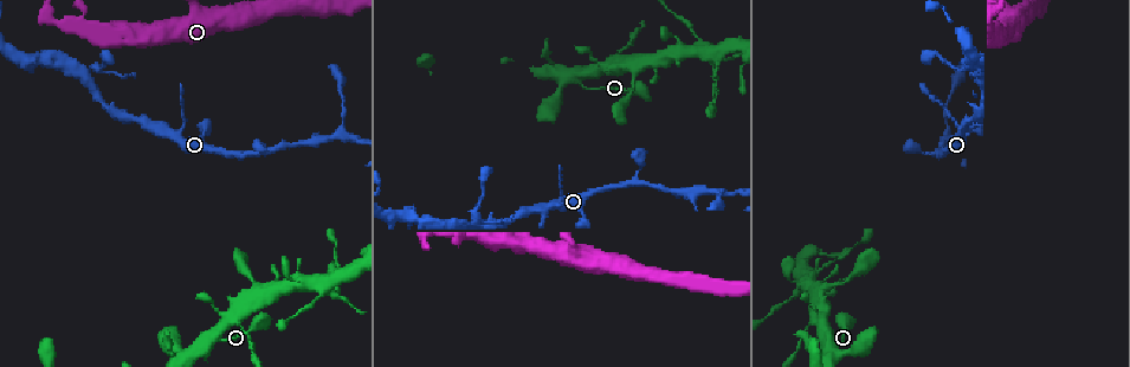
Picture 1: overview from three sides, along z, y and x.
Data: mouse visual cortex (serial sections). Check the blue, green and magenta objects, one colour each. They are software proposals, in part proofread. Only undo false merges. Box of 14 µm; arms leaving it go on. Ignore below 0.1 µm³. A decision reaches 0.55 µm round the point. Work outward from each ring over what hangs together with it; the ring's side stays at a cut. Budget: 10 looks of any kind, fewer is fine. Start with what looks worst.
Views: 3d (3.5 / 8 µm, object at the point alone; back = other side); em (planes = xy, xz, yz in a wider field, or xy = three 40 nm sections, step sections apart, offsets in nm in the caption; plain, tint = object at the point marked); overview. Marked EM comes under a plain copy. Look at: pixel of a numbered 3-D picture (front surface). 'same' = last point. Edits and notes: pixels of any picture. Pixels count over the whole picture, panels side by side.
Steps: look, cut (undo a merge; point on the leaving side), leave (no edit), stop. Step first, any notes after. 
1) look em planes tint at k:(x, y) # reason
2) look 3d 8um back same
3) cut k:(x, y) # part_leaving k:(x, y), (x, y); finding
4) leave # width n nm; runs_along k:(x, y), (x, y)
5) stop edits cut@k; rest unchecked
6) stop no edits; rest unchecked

look 3d 8um at 1:(87, 29) # thick turns thin

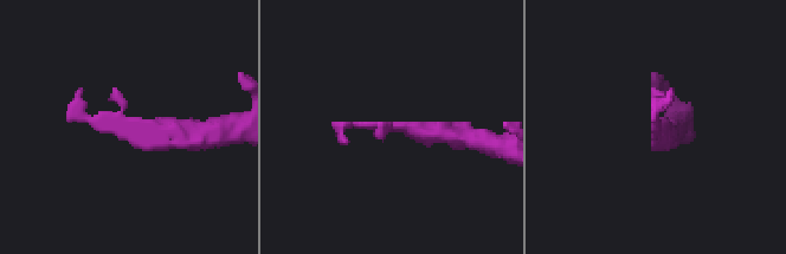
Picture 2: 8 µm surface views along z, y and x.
look em planes tint at 2:(123, 128) # now the EM

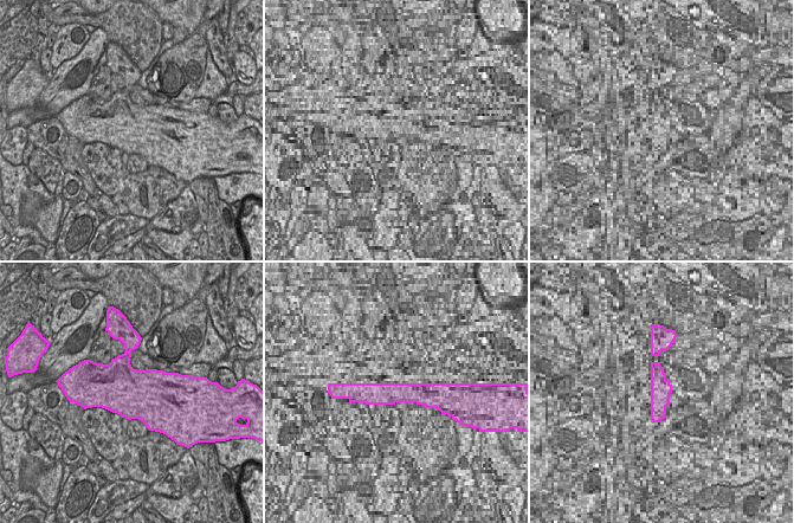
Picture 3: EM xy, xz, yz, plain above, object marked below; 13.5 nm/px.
leave # runs_along 2:(158, 131), (90, 122); all the same cell

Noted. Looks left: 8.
look 3d 3.5um at 1:(337, 133) # thick turns thin

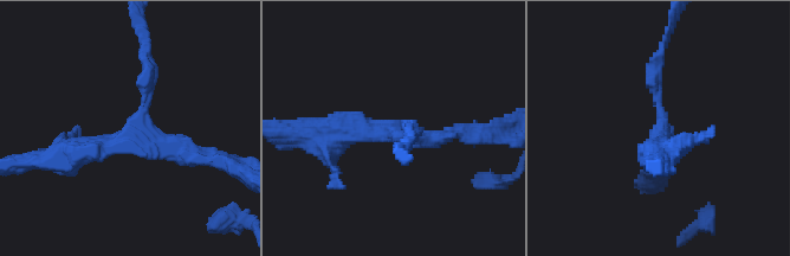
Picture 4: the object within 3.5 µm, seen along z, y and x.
leave # all the same cell

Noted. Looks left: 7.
look 3d 3.5um at 1:(492, 228) # sudden change in width

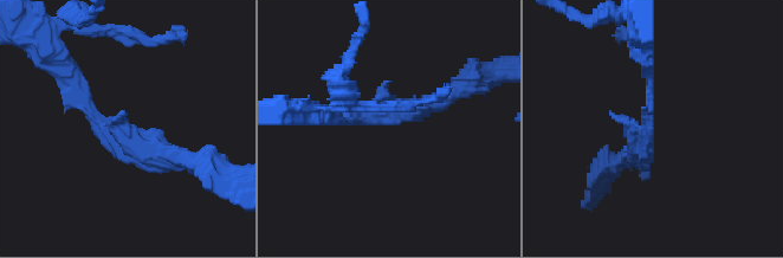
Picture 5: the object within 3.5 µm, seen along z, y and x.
look em xy step 5 tint at 5:(640, 139)

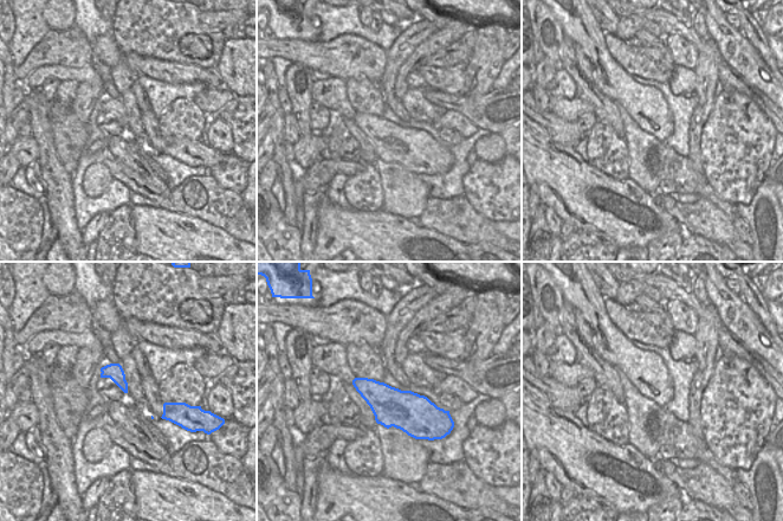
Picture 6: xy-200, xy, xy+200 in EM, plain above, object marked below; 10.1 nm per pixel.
leave # continuous, no second cell

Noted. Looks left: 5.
look 3d 8um at 1:(980, 78) # abrupt turn

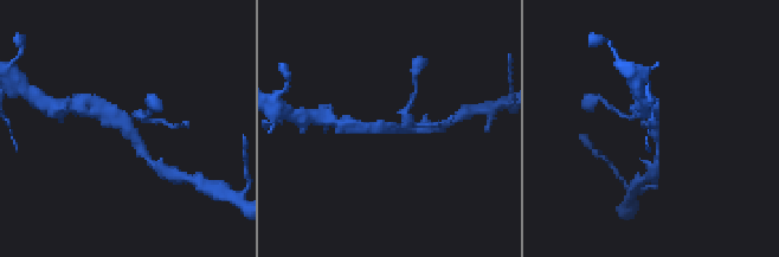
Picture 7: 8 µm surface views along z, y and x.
look em xy step 5 tint at 7:(392, 125) # need the tissue

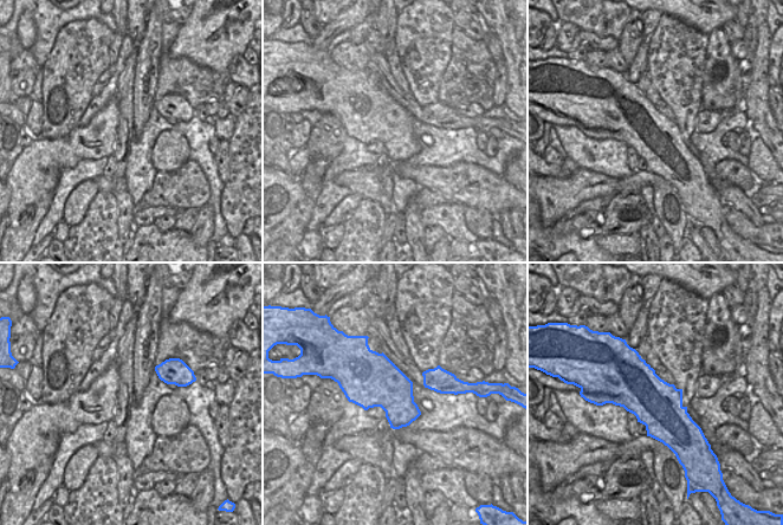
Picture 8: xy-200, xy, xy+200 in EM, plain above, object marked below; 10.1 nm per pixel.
leave # runs_along 7:(143, 154), (136, 136), (98, 107); one cell here

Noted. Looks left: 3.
stop no edits; rest unchecked

